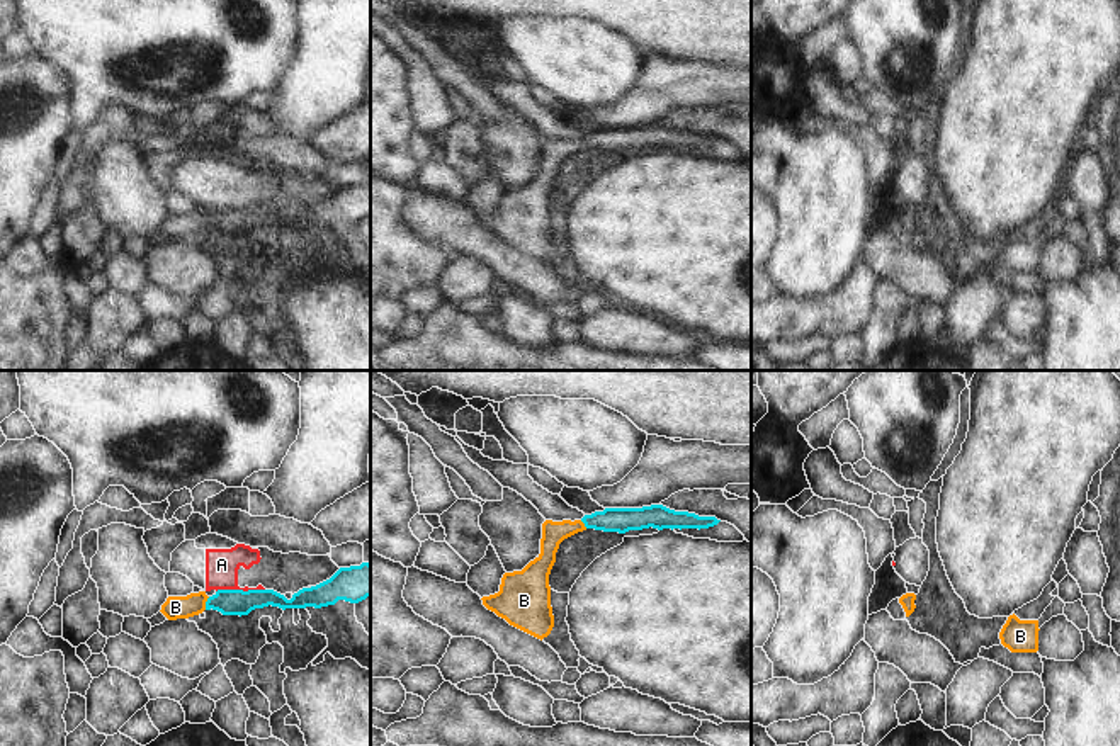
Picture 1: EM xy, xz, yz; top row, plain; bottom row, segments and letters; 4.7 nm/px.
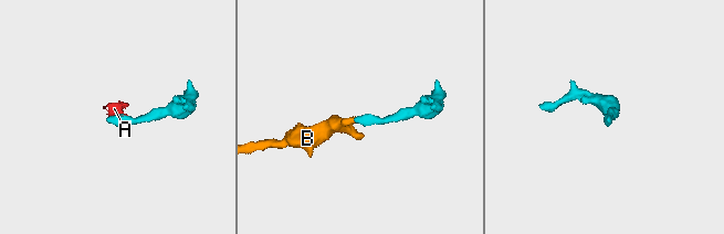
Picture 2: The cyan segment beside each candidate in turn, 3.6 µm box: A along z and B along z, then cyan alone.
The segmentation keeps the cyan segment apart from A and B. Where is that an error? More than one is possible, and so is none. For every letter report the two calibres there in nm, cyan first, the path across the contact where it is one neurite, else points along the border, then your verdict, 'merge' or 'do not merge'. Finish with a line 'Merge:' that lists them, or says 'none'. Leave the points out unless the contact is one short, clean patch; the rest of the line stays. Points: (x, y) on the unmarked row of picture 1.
A: 130 nm thick on the cyan side, 160 nm on the other; border along xy (264, 208), (216, 211); do not merge
B: 130 nm thick on the cyan side, 110 nm on the other; runs through xy (230, 221), (206, 223), (175, 226); merge
Merge: B

